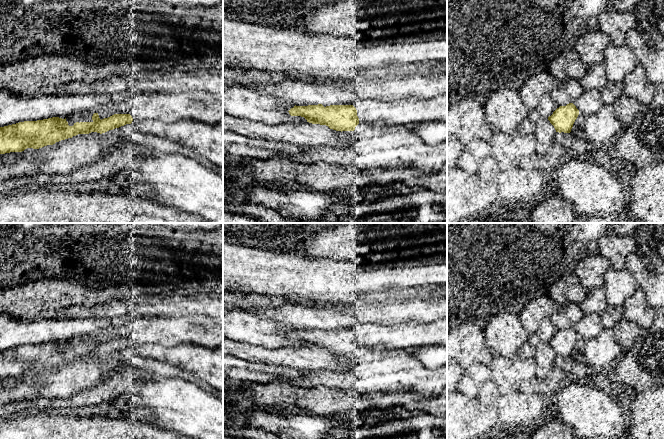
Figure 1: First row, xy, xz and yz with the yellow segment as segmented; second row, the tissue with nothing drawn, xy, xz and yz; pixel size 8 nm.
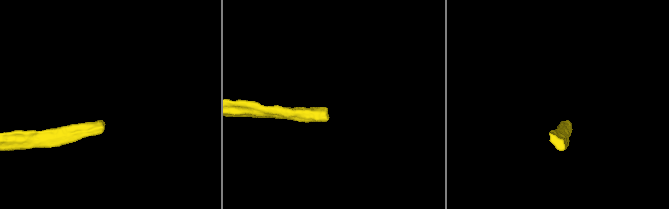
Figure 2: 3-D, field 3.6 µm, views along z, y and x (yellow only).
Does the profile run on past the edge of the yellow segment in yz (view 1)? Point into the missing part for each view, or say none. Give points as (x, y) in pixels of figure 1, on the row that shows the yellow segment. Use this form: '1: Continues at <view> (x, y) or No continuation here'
1: No continuation here

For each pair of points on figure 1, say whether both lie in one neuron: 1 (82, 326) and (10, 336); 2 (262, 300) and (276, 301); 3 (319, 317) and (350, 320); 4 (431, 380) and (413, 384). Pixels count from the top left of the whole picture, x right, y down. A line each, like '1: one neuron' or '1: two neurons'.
1: one neuron
2: one neuron
3: one neuron
4: one neuron

